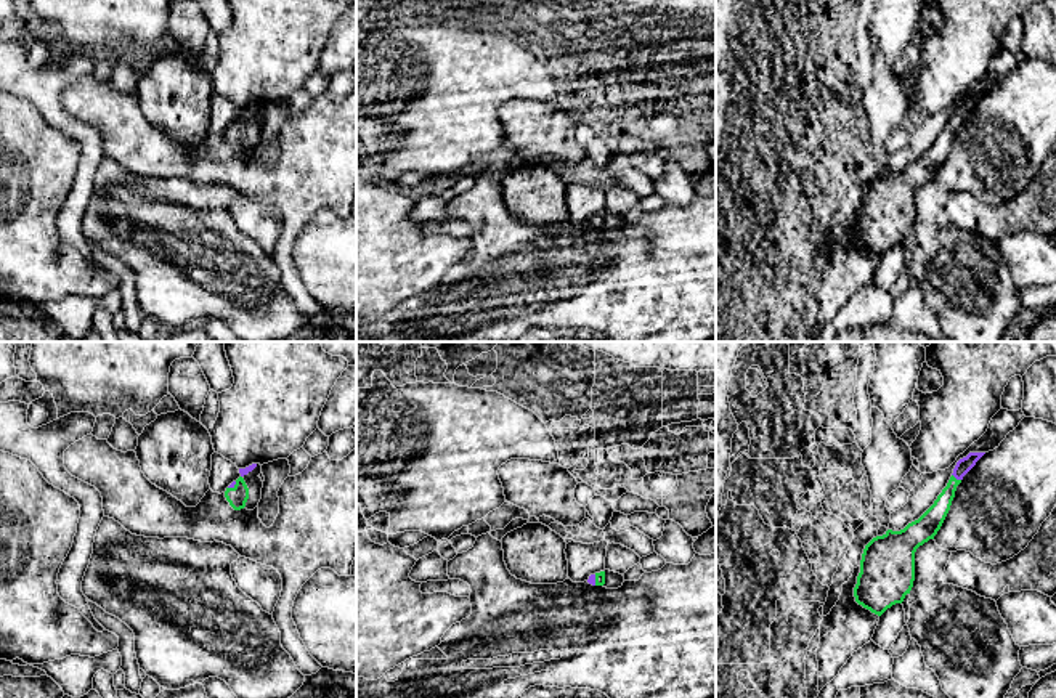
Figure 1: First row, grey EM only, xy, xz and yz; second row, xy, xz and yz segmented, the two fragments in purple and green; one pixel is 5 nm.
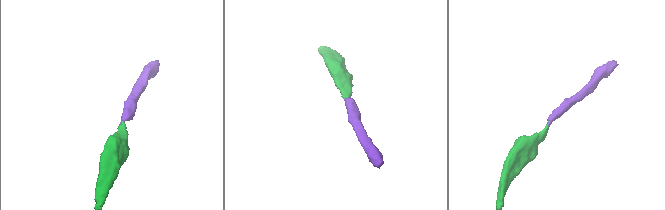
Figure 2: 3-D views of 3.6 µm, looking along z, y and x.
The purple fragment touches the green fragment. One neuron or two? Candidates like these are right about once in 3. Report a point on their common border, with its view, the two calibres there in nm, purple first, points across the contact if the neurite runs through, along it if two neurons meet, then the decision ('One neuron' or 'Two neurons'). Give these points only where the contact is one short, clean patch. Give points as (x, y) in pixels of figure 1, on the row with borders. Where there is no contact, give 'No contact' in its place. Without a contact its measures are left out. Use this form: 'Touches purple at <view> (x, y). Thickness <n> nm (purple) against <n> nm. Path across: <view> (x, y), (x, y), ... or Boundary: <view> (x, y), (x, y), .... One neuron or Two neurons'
Touches purple at yz (957, 478). Thickness 80 nm (purple) against 110 nm. Path across: yz (963, 466), (957, 478), (931, 520). One neuron

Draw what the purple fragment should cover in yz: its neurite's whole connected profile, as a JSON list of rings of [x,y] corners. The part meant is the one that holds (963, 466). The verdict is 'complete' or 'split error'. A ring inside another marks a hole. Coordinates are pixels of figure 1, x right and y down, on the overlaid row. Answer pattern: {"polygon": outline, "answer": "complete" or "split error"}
{"polygon": [[[969,452],[960,459],[947,486],[918,520],[900,531],[887,530],[865,546],[854,587],[859,605],[881,616],[892,605],[904,602],[915,581],[916,549],[934,539],[950,510],[956,486],[984,454]]], "answer": "split error"}

